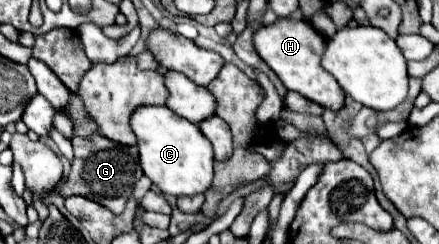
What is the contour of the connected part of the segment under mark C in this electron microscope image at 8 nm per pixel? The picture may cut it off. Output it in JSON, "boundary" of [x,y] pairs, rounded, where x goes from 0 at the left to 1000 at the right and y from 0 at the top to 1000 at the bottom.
{"boundary":[[[323,430],[305,447],[296,480],[296,529],[314,561],[310,602],[328,717],[360,758],[374,799],[446,799],[465,791],[483,758],[483,594],[442,504],[415,488],[378,430]]]}

